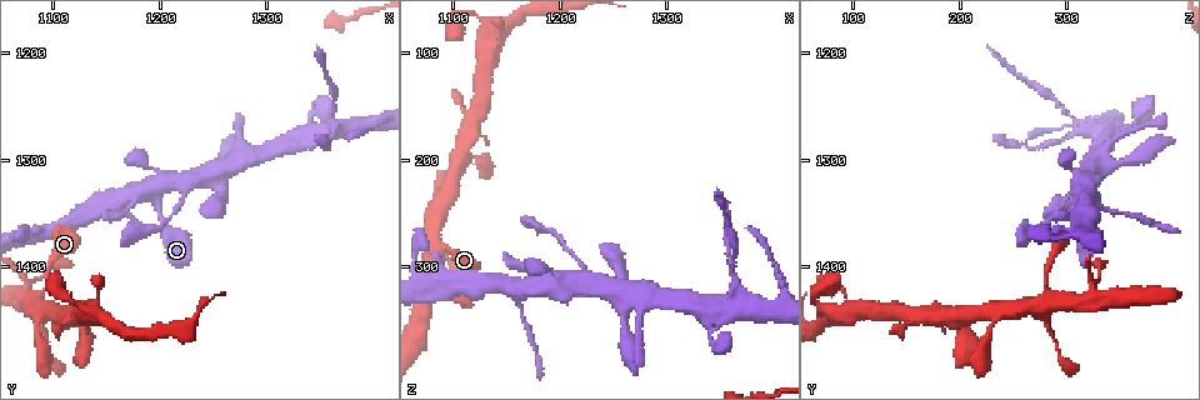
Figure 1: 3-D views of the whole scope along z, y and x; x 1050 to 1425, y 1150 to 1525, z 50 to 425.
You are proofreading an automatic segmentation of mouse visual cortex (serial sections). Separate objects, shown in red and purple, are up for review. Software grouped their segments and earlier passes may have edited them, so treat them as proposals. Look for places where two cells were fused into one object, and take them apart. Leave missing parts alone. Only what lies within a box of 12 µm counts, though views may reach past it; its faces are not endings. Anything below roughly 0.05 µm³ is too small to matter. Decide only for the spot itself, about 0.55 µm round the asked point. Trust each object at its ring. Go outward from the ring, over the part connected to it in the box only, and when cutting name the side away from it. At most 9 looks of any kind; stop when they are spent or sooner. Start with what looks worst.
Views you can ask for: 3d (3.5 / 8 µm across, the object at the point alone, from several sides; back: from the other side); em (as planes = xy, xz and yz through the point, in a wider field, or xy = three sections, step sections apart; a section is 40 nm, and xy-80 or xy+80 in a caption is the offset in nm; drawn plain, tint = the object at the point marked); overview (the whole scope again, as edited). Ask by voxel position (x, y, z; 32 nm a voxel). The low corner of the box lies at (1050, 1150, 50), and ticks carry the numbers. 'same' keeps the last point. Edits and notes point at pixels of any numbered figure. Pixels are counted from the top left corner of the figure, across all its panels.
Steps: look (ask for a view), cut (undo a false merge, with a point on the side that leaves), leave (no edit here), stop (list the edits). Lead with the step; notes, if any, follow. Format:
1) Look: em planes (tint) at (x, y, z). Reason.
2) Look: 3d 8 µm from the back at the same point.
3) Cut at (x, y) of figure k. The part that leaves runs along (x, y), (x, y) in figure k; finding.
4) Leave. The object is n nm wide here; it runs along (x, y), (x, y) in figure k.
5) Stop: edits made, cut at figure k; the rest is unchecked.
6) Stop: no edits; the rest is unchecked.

Look: 3d 3.5 µm at (1088, 1410, 330). Thin neck.

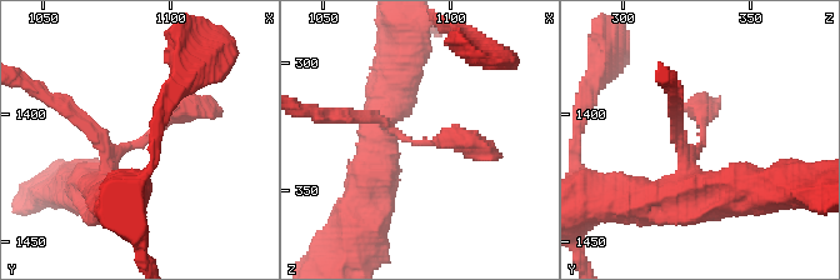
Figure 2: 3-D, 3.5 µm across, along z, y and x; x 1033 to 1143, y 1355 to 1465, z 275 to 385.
Look: em xy step 2 (tint) at (1087, 1412, 330).

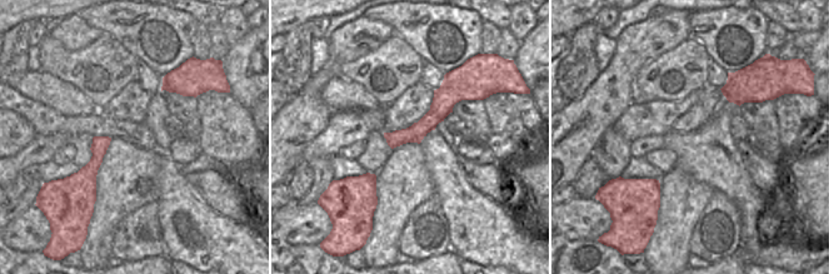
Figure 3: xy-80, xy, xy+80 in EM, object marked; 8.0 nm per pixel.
Leave. It runs along (669, 198), (710, 109) in figure 2; continuous, no second cell.

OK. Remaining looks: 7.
Look: 3d 3.5 µm at (1224, 1326, 306).

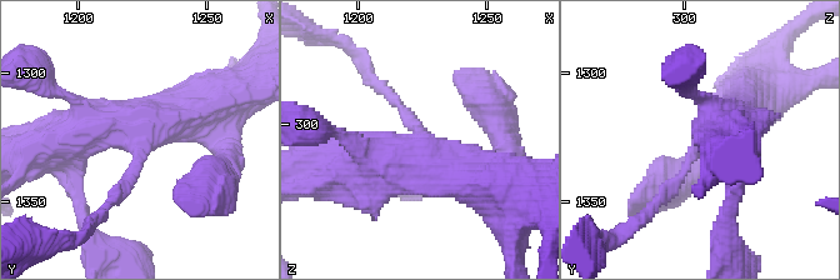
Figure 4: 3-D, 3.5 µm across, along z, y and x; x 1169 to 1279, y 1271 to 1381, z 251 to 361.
Leave. It runs along (73, 155), (88, 125), (210, 105) in figure 4; continuous, no second cell.

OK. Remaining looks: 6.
Look: 3d 3.5 µm at (1364, 1260, 304). Thin neck.

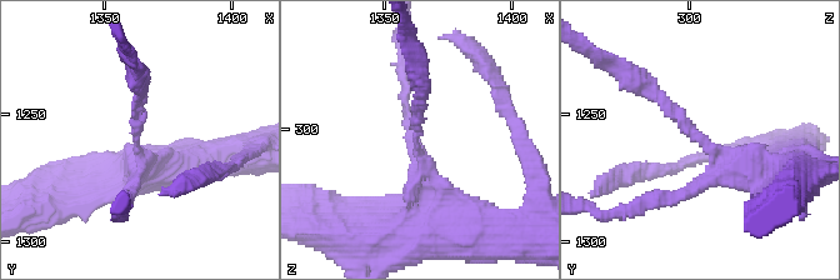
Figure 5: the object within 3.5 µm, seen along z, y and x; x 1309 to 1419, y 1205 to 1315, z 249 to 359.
Look: em xy step 1 (tint) at (1362, 1261, 303). 3 arms meet here; the arms are 150, 150, 300 nm wide; need the tissue.

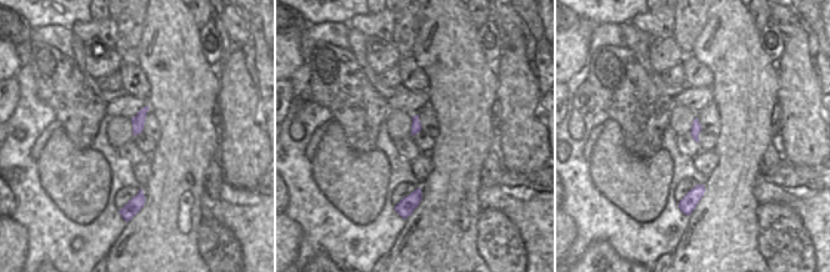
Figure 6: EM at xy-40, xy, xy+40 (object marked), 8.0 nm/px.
Leave. Continuous, no second cell.

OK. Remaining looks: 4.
Look: 3d 3.5 µm at (1160, 1340, 330). Looks like a crossing.

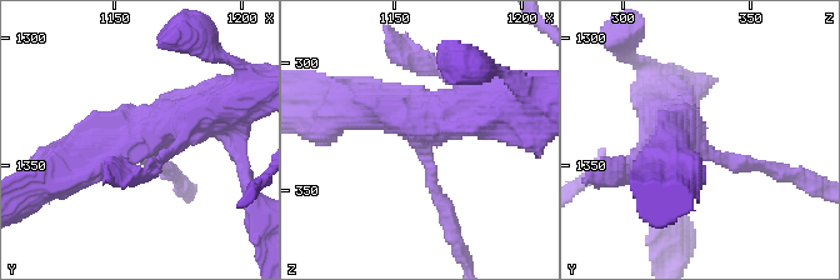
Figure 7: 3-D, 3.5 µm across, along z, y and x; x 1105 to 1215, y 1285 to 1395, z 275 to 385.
Look: em xy step 1 (tint) at (1160, 1342, 331). 4 arms meet here; the arms are 150, 150, 500, 600 nm wide.

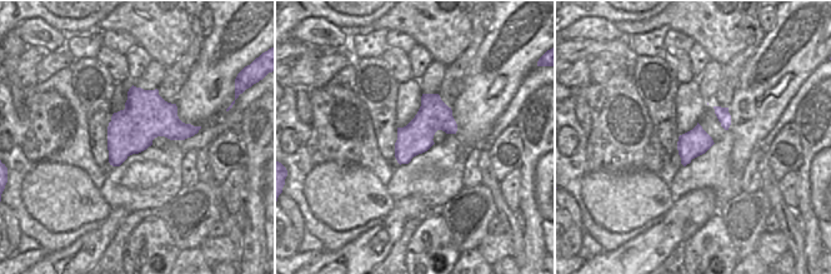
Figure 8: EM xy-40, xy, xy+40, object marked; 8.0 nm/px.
Leave. All the same cell.

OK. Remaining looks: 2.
Stop: no edits; the rest is unchecked.

